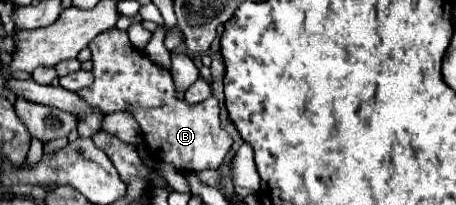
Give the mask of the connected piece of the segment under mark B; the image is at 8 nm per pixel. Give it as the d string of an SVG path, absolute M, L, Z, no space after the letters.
M108 29L92 39L88 45L94 63L94 83L78 93L104 115L114 111L130 111L148 143L152 155L164 163L174 165L182 173L198 173L204 169L218 169L232 147L232 137L220 127L220 107L216 99L206 99L190 105L176 97L172 75L162 71L144 53L132 47L128 31Z

